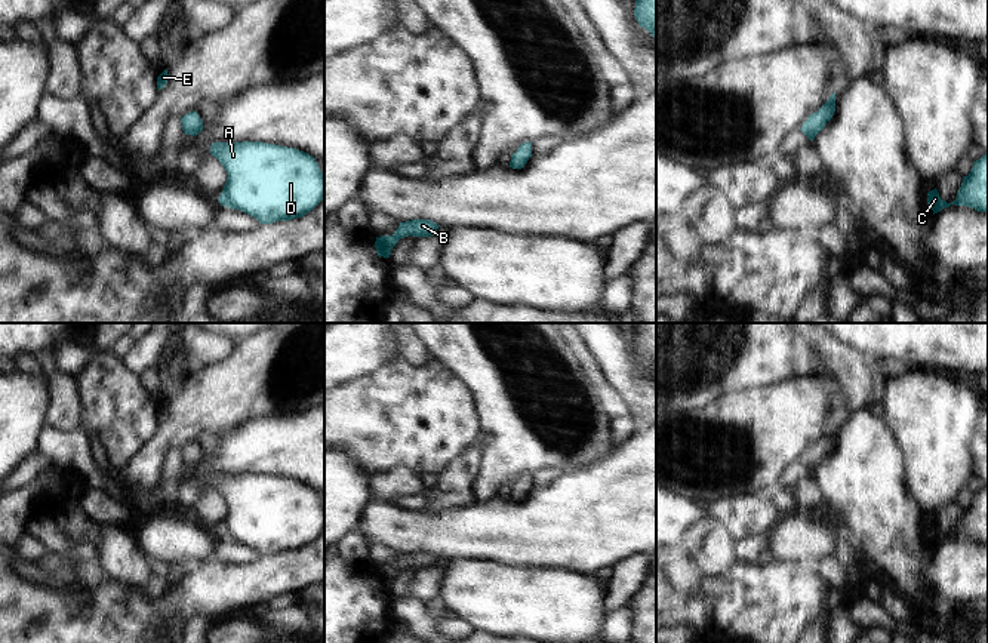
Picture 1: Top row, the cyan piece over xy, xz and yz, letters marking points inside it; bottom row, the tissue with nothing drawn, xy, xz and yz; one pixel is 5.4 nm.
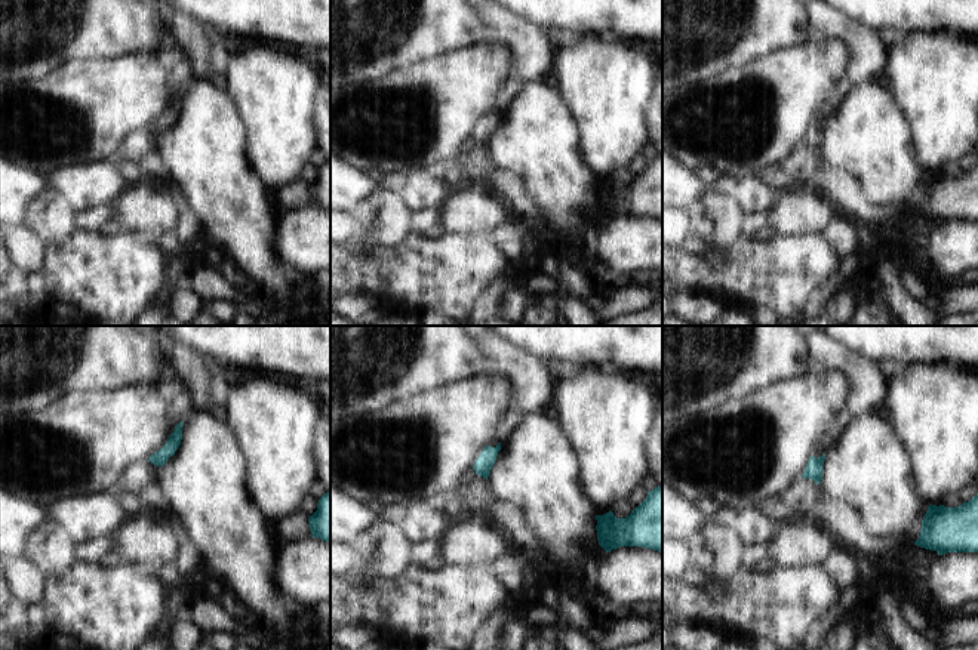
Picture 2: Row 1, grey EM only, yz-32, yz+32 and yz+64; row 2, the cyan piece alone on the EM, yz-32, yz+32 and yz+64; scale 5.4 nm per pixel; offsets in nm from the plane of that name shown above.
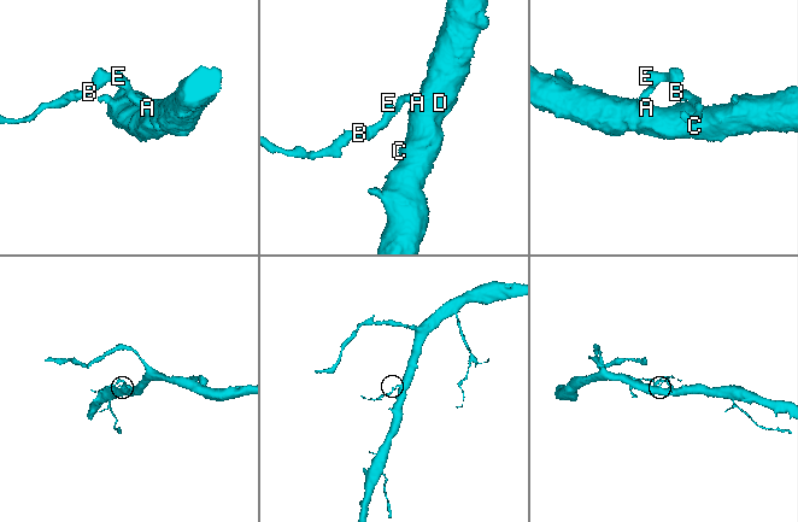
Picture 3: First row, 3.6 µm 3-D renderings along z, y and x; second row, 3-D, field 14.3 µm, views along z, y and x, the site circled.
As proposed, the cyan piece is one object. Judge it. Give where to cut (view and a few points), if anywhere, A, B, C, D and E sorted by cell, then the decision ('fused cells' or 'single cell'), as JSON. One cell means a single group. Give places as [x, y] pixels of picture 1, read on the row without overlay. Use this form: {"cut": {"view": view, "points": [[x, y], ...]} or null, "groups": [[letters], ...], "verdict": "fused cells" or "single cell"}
{"cut": null, "groups": [["A", "B", "C", "D", "E"]], "verdict": "single cell"}

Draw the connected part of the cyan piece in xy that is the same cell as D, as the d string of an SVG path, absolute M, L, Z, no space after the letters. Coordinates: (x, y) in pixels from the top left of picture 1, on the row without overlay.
M213 474L210 486L227 502L218 530L259 556L302 550L324 530L324 507L308 484L267 474Z

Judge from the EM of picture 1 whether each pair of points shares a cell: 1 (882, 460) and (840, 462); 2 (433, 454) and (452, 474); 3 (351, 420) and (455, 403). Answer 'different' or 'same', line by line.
1: same
2: different
3: same

